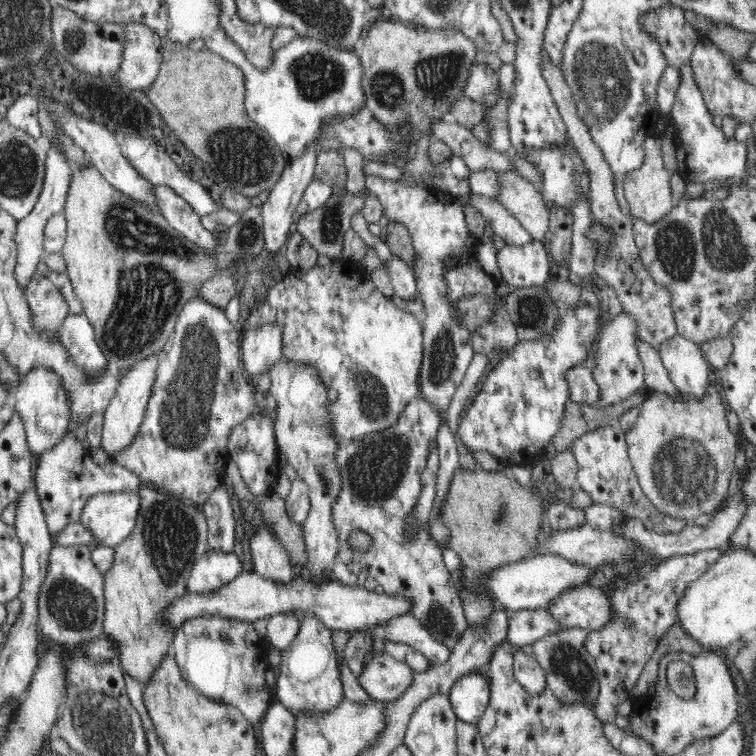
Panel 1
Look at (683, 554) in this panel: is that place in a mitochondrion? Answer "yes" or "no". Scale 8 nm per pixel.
no

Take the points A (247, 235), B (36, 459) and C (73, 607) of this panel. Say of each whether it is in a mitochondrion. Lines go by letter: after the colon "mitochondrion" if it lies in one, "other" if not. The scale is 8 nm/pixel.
A: mitochondrion
B: other
C: mitochondrion

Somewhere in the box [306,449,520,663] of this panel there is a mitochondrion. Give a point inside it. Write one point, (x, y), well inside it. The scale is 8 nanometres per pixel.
(437, 618)

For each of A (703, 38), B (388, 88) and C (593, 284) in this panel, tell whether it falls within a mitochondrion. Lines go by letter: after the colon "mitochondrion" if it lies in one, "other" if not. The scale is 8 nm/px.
A: other
B: mitochondrion
C: other

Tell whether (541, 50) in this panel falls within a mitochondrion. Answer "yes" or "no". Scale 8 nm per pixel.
no

